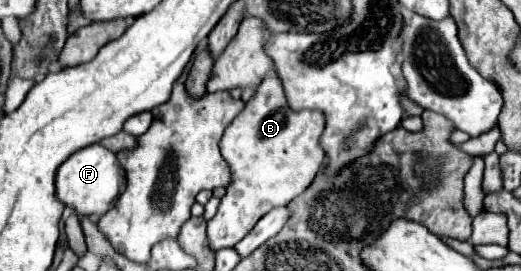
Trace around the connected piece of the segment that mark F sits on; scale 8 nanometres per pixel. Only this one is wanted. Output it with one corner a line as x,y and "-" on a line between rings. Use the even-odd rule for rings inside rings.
96,142
92,146
86,146
78,152
74,152
56,174
56,194
62,198
66,206
72,206
78,216
92,216
92,214
104,214
110,208
114,208
122,186
126,187
126,178
123,169
118,164
118,158
112,150
108,150
102,142

